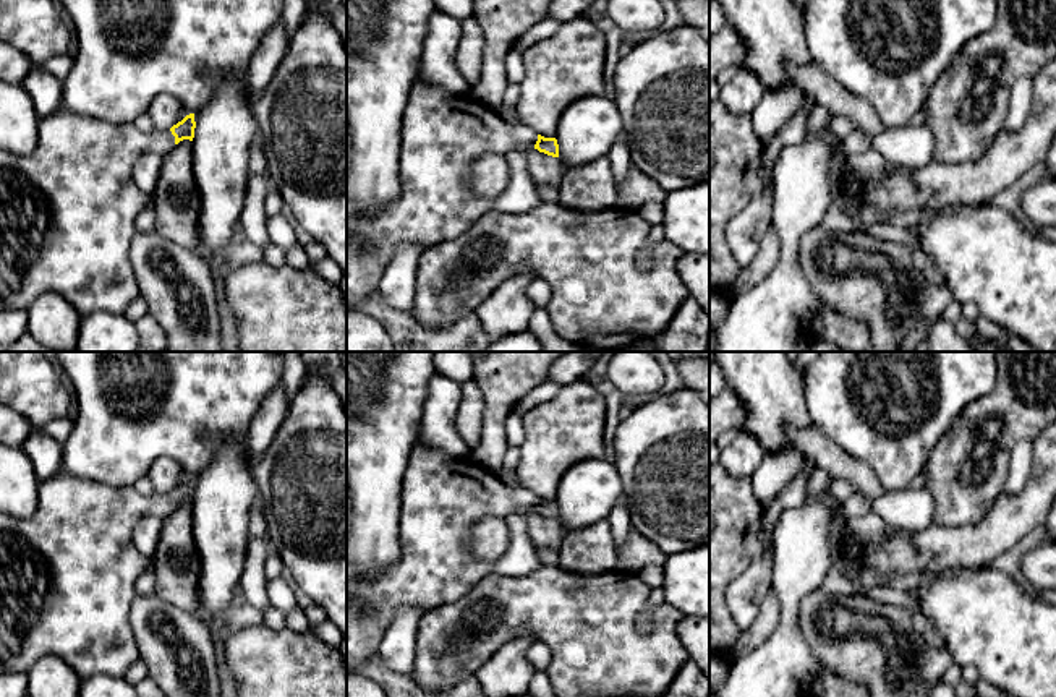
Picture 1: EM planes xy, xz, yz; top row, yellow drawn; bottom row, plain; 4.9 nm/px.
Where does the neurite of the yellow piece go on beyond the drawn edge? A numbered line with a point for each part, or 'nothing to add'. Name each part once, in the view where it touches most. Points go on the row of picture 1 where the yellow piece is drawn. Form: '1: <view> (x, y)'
1: xy (67, 209)

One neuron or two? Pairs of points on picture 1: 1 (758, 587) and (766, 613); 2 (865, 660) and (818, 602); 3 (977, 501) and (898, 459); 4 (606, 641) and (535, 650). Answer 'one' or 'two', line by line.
1: two
2: one
3: two
4: two

